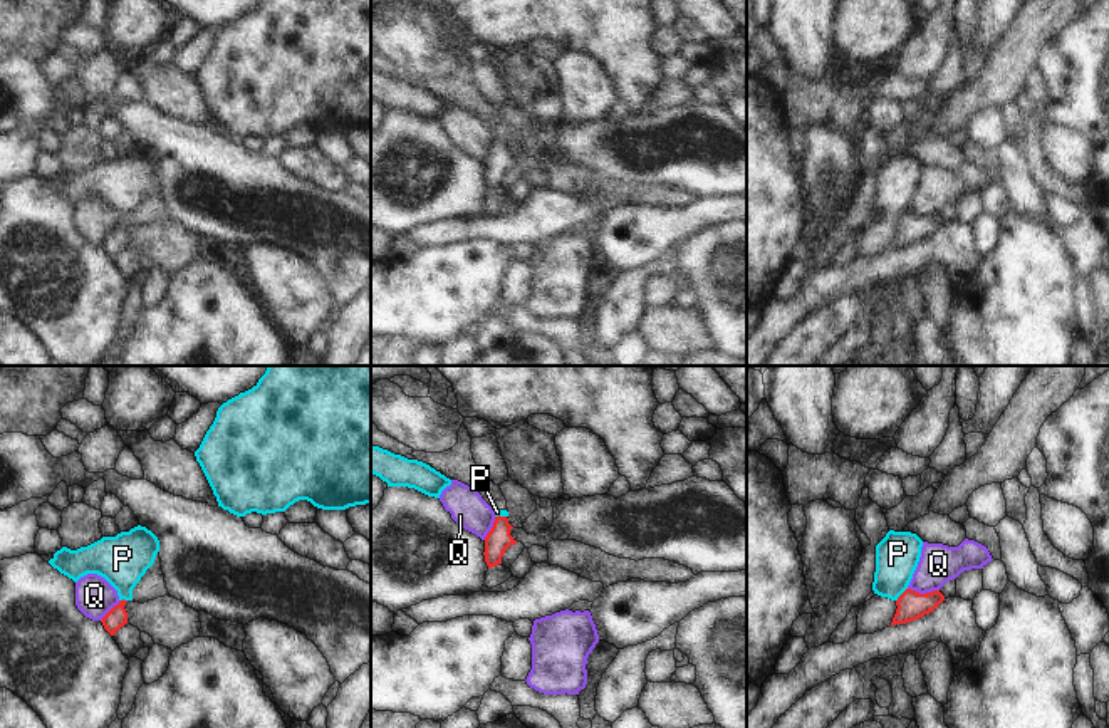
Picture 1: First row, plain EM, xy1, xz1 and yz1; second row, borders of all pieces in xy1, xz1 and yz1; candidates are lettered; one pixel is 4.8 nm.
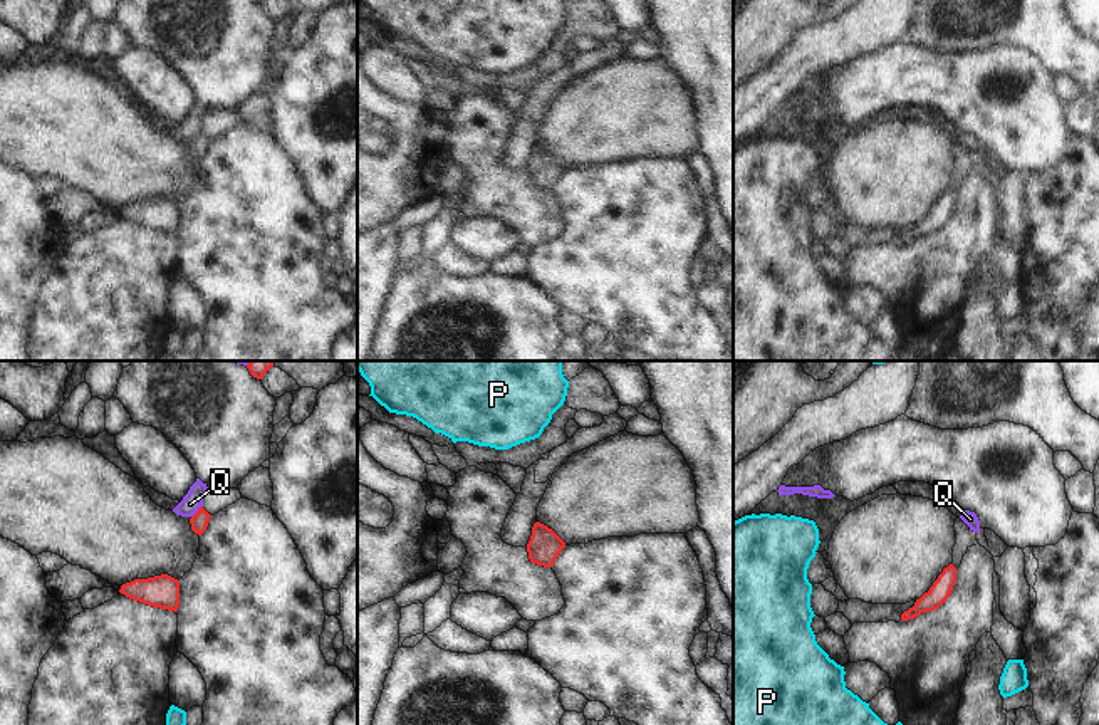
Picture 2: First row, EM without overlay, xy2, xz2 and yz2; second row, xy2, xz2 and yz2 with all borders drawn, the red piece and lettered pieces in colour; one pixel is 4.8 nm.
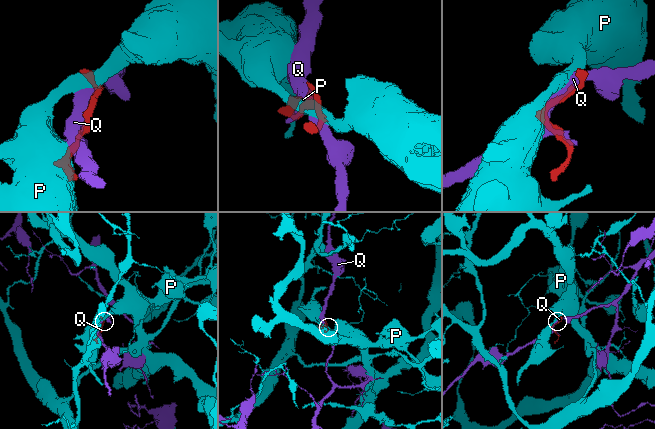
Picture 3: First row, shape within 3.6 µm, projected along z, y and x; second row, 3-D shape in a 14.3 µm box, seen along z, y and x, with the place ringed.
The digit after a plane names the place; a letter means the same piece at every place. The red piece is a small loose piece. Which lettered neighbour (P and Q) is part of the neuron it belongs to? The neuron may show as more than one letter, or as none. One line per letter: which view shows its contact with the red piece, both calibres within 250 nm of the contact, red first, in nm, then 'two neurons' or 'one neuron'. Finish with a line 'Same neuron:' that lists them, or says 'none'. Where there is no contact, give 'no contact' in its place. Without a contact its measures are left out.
P: yz1 | 140/200 nm | two neurons
Q: yz1 | 140/190 nm | two neurons
Same neuron: none

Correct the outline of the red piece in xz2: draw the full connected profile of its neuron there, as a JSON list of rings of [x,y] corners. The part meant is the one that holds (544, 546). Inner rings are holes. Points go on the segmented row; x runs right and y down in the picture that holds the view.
[[[535,522],[527,544],[529,559],[532,564],[552,567],[555,559],[565,547],[565,542],[547,525]]]

